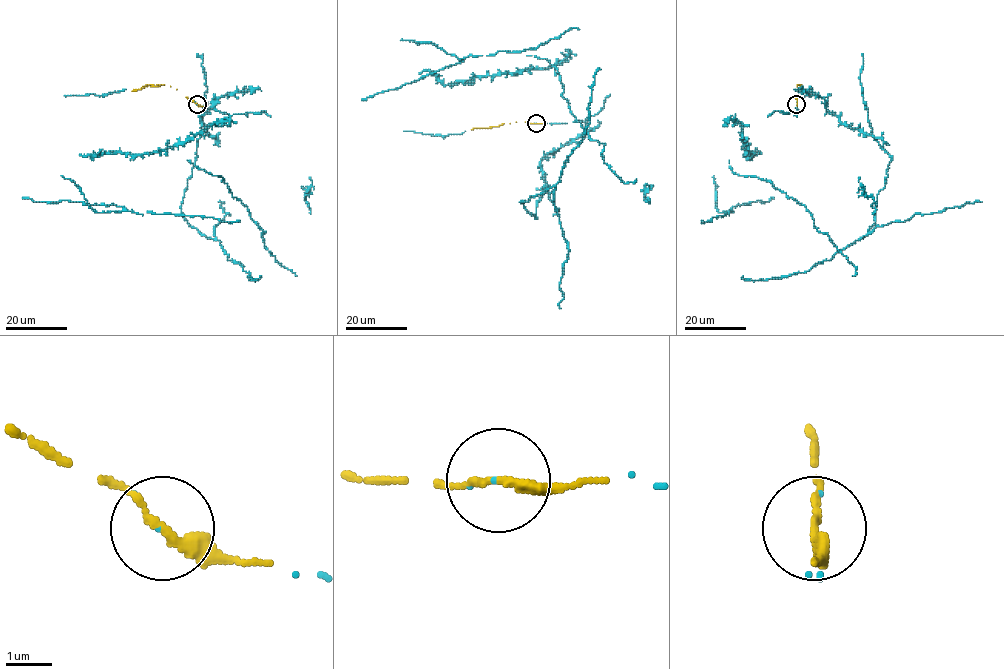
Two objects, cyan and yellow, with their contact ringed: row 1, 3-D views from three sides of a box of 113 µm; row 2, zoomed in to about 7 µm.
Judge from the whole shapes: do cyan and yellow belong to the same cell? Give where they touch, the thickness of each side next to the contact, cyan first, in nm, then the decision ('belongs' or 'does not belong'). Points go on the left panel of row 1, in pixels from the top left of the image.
(197, 104) | 30/200 nm | belongs

